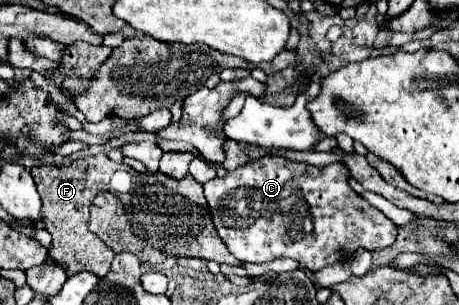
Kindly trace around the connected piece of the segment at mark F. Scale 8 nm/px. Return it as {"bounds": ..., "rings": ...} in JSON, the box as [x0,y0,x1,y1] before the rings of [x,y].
{"bounds":[33,153,125,275],"rings":[[[97,153],[84,159],[73,161],[73,165],[39,165],[33,167],[33,179],[43,199],[41,215],[45,229],[53,237],[53,245],[49,249],[49,257],[57,263],[67,265],[67,275],[75,275],[79,271],[91,271],[95,275],[105,275],[113,261],[113,251],[87,229],[89,221],[89,205],[93,203],[95,195],[101,191],[115,191],[111,185],[111,177],[125,169],[121,163],[115,165],[107,157],[107,153]]]}

